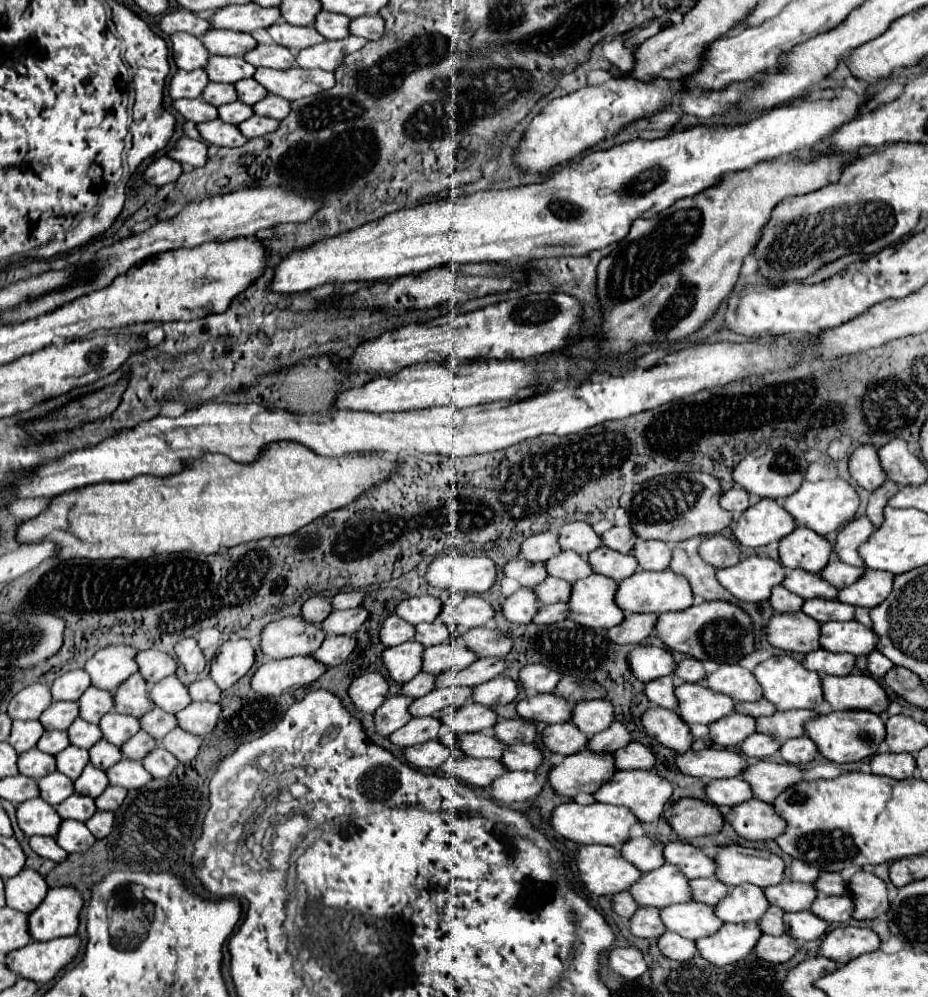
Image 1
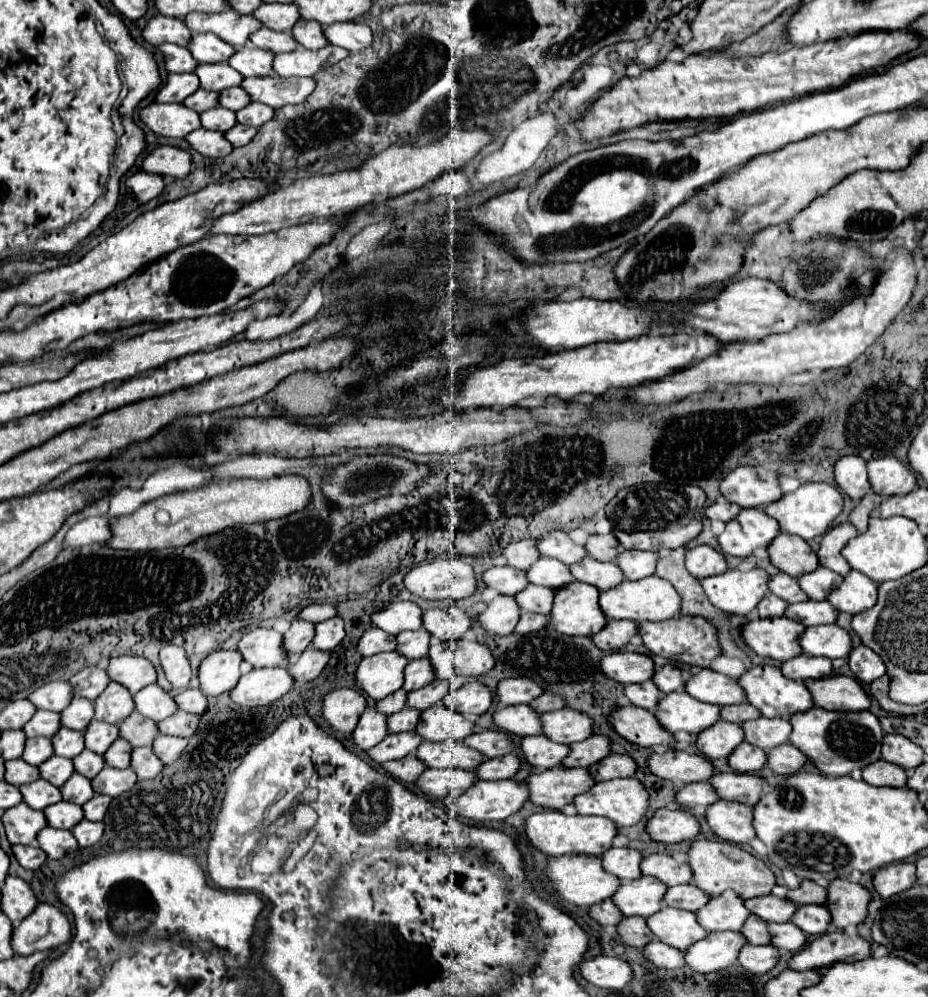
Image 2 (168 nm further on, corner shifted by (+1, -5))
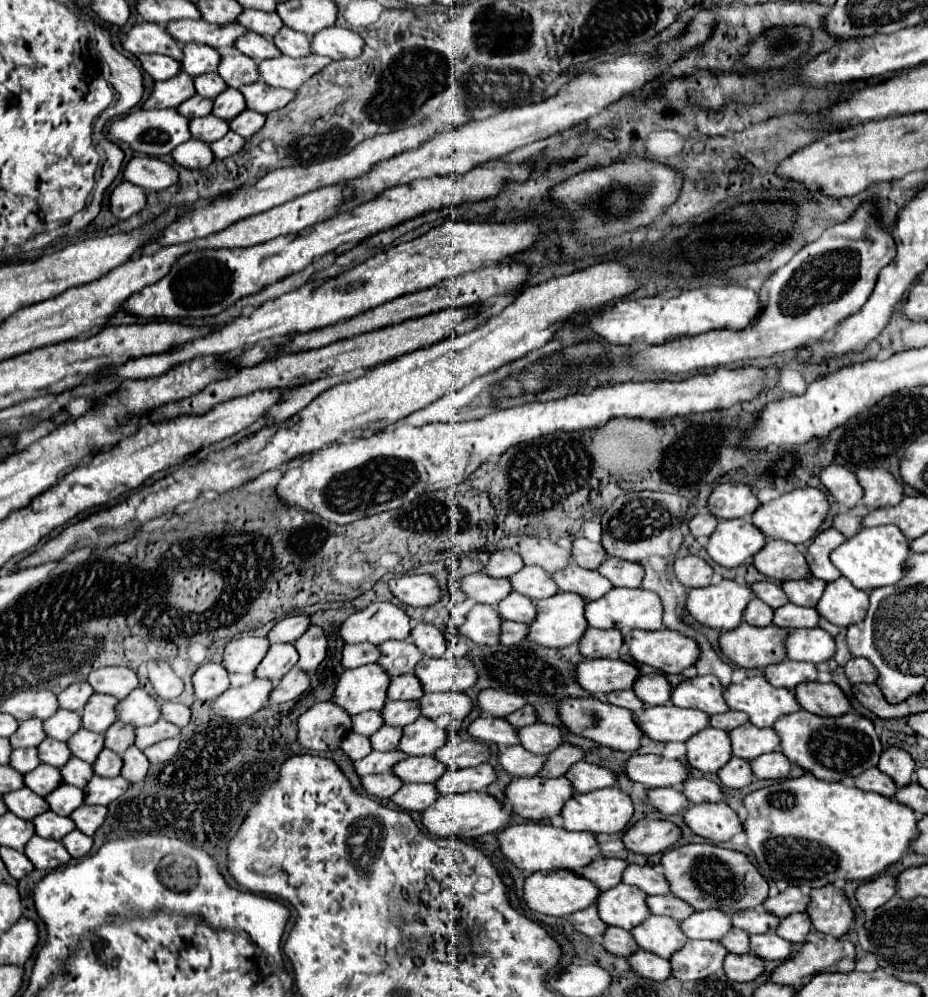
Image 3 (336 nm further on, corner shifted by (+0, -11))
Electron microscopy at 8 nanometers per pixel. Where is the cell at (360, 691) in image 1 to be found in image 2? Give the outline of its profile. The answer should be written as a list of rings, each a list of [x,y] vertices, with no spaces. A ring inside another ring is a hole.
[[[336,689],[322,699],[324,721],[340,733],[352,733],[366,707],[364,695],[356,689]]]

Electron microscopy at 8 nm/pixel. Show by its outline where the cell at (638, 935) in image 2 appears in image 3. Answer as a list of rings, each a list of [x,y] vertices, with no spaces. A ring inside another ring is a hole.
[[[609,927],[603,937],[605,937],[603,947],[605,947],[609,953],[613,953],[613,955],[629,957],[629,955],[633,955],[633,953],[639,949],[637,941],[633,939],[633,935],[631,935],[627,929]]]

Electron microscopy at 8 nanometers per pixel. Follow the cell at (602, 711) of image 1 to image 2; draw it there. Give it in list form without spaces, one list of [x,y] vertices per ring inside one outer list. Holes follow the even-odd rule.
[[[568,707],[560,711],[542,713],[540,719],[542,719],[542,733],[554,743],[570,745],[592,735],[592,721],[588,719],[588,715]]]

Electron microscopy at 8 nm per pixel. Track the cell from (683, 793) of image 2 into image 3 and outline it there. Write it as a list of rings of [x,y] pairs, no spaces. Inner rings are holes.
[[[661,787],[661,789],[649,789],[647,793],[647,801],[651,807],[655,807],[657,811],[661,811],[663,815],[675,815],[675,813],[683,813],[683,809],[687,809],[689,801],[683,795],[681,789],[675,787]]]

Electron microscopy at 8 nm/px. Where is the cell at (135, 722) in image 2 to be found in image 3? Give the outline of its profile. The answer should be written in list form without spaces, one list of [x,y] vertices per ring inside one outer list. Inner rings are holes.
[[[115,721],[111,729],[105,731],[105,747],[113,749],[115,753],[123,753],[123,749],[131,747],[135,743],[135,727],[127,725],[123,721]]]

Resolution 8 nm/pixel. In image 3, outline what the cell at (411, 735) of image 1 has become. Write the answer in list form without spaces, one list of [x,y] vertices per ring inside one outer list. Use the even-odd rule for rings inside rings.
[[[393,749],[393,751],[373,751],[365,759],[355,761],[353,765],[355,765],[355,771],[363,777],[363,775],[369,775],[369,773],[391,771],[403,759],[407,759],[407,753],[403,753],[399,749]]]

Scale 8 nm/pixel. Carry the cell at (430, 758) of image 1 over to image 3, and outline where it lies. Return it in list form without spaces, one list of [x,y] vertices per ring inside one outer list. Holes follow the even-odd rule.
[[[391,771],[379,773],[379,775],[365,775],[365,777],[361,777],[361,783],[363,783],[365,791],[375,797],[391,797],[403,785],[403,781],[399,777],[395,777],[395,773],[391,773]]]

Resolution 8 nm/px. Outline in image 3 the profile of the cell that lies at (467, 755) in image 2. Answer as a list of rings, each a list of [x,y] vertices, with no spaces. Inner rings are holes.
[[[433,755],[407,757],[393,769],[393,773],[405,783],[435,783],[439,777],[443,777],[445,771],[445,765],[441,765],[441,761]]]

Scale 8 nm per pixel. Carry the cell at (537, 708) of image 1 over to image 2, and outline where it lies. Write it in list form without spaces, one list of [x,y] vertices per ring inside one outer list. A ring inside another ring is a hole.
[[[512,705],[512,707],[502,707],[492,715],[494,725],[508,733],[508,735],[540,735],[542,725],[540,725],[540,715],[532,711],[528,705]]]

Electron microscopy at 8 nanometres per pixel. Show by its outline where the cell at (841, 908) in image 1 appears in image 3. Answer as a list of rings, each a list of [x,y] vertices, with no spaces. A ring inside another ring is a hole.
[[[807,913],[789,915],[789,917],[781,919],[781,923],[777,927],[779,937],[793,941],[793,943],[805,943],[809,931],[811,931],[811,919]]]

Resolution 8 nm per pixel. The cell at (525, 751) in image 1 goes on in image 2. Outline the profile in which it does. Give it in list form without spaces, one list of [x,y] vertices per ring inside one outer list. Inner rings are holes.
[[[504,755],[498,759],[486,759],[474,771],[478,779],[510,779],[516,775],[520,767],[520,759],[516,755]]]

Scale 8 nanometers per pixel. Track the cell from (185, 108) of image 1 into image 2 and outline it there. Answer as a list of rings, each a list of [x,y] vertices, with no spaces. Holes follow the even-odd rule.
[[[150,103],[140,111],[140,121],[158,137],[182,139],[200,127],[200,115],[194,109],[178,105]]]

